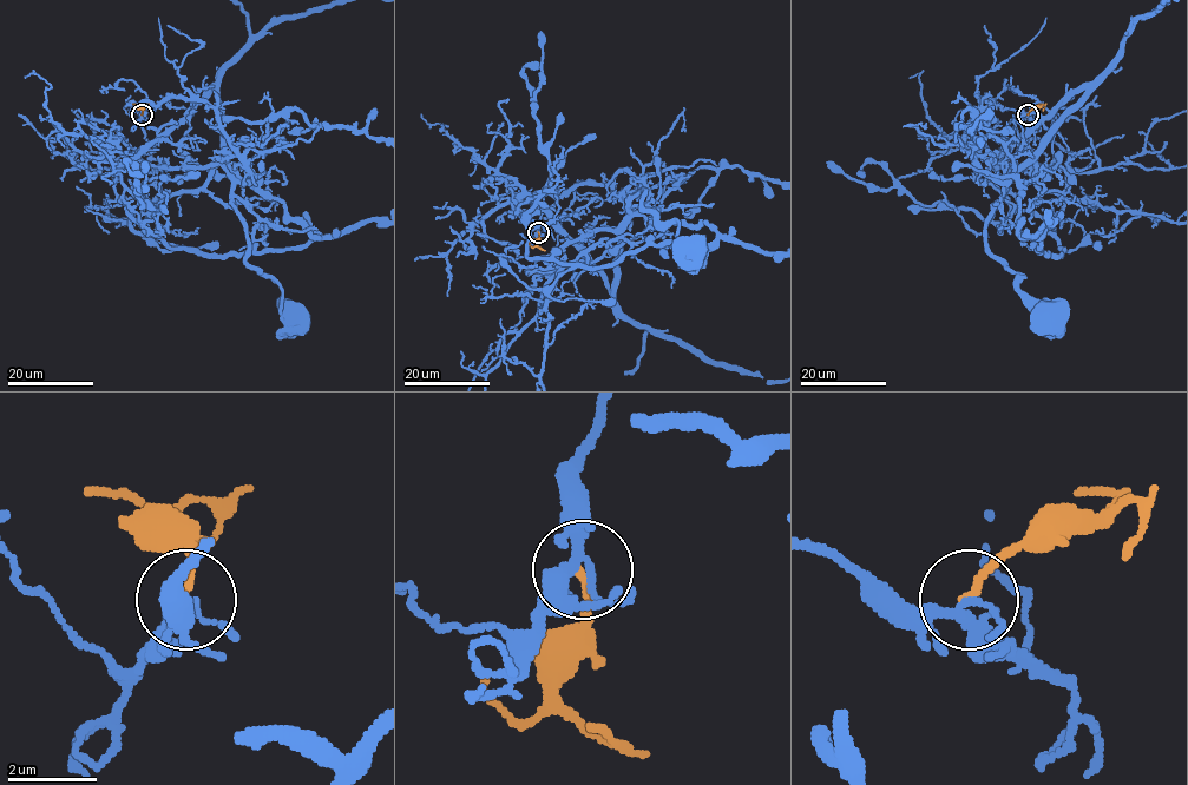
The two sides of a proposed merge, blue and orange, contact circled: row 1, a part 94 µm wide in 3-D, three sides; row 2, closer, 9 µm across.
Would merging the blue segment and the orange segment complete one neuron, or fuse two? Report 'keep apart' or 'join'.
keep apart

